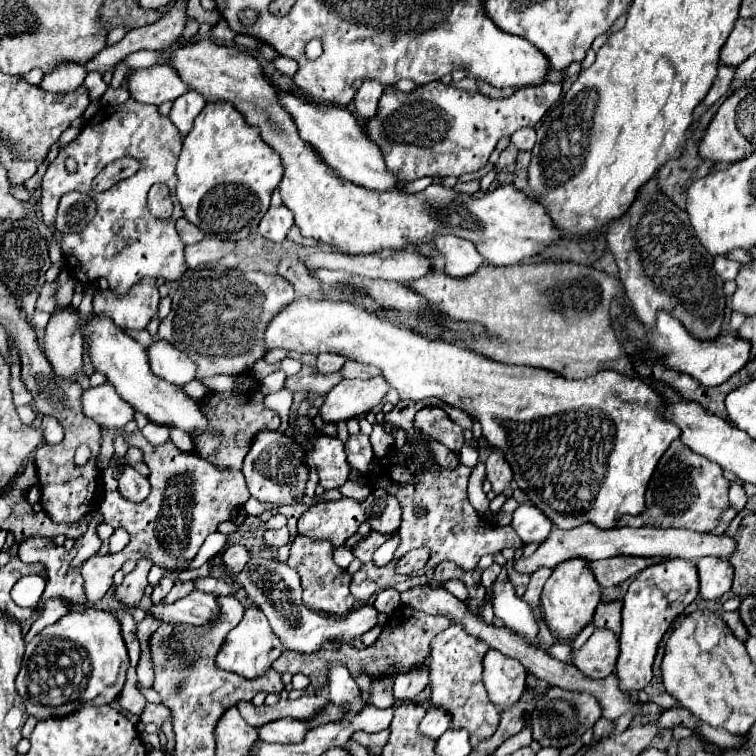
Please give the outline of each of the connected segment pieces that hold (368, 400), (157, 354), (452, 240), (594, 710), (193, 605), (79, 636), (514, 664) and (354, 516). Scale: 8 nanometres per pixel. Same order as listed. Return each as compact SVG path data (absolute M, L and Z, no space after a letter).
M382 375L368 379L368 381L342 379L328 393L324 405L320 407L320 415L328 423L338 423L338 421L348 421L352 417L360 417L372 411L376 405L380 405L388 389L390 385L386 383Z
M162 339L152 341L152 345L148 347L148 359L152 373L174 385L184 385L196 375L194 361Z
M434 237L434 245L446 257L446 275L450 277L468 277L480 265L484 265L482 255L474 247L474 243L460 237Z
M550 687L544 697L538 697L536 709L532 713L532 731L534 739L542 747L568 747L576 739L580 739L586 729L590 729L602 717L602 709L598 701L590 693L580 691L564 691L560 687Z
M192 591L190 595L174 603L152 603L148 613L162 623L186 623L186 625L206 625L220 615L216 605L216 595L204 591Z
M86 607L60 617L26 645L22 669L16 677L16 691L34 719L64 717L86 703L112 703L126 683L126 669L128 651L118 619L108 611Z
M490 649L484 657L484 685L490 701L504 713L522 697L526 689L526 669L516 659Z
M342 497L340 501L318 503L298 519L298 533L312 539L328 539L332 547L342 547L366 521L358 501Z

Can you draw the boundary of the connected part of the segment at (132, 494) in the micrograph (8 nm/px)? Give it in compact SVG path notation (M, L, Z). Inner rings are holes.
M122 465L120 467L120 485L118 485L118 493L132 503L142 503L148 493L150 493L150 483L144 475L140 475L138 471Z

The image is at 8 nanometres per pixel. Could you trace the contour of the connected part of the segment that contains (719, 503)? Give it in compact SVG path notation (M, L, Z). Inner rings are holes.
M674 441L668 451L662 455L656 477L646 491L646 513L632 517L624 515L618 525L620 527L640 527L640 525L658 525L672 527L664 523L686 523L682 527L692 531L714 531L718 527L718 519L722 511L728 507L728 489L730 481L724 479L722 467L718 463L708 461L702 455L696 455L682 441Z

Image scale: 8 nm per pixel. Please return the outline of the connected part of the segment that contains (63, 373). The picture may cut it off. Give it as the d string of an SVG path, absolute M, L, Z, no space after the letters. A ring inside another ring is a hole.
M64 309L52 315L44 333L44 355L54 373L68 381L78 381L86 390L88 377L82 373L82 333L78 333L78 317Z

